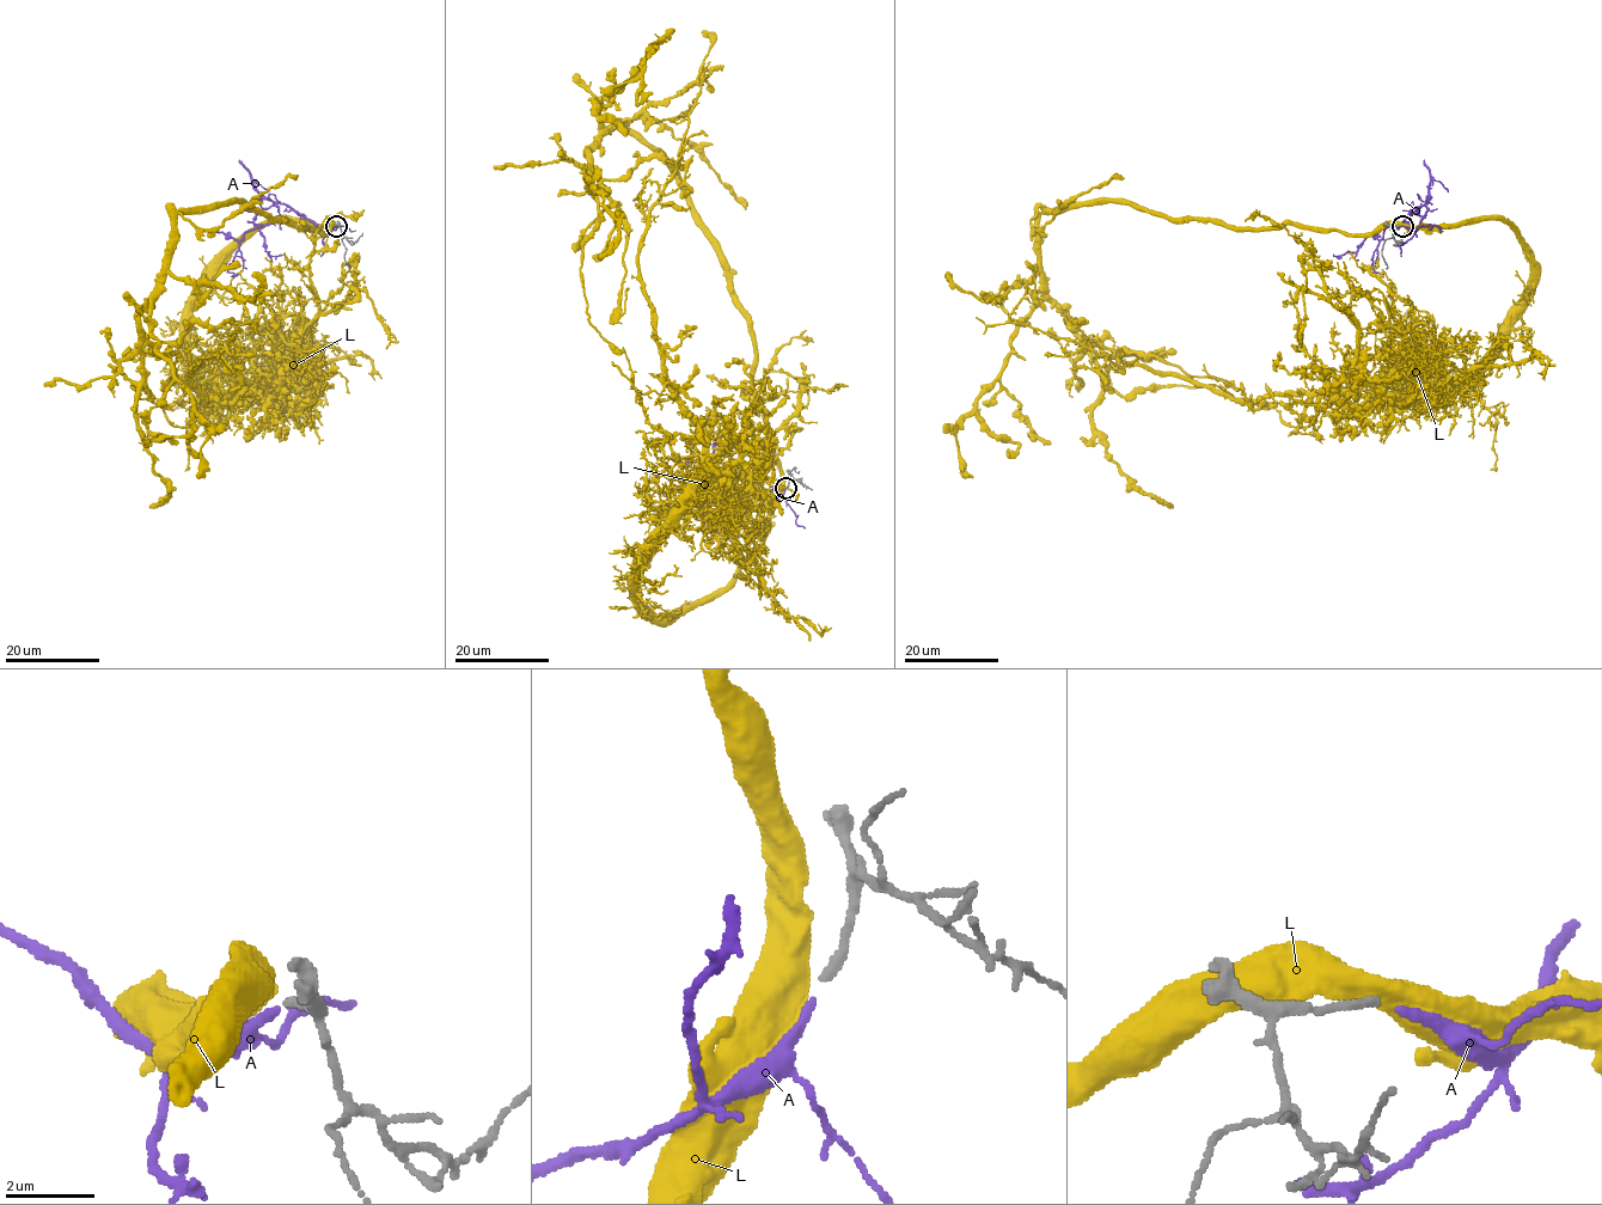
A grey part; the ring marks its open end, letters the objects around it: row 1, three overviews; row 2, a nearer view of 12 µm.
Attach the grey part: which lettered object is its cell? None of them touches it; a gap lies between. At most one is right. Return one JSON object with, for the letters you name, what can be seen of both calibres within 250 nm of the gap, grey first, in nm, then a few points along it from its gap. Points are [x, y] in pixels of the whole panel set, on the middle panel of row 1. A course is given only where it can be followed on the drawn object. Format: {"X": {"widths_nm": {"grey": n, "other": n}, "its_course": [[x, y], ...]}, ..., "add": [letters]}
{"A": {"widths_nm": {"grey": 190, "other": 180}, "its_course": [[786, 489], [768, 505], [741, 513], [728, 511], [729, 490], [716, 476], [678, 458], [686, 469]]}, "add": ["A"]}

